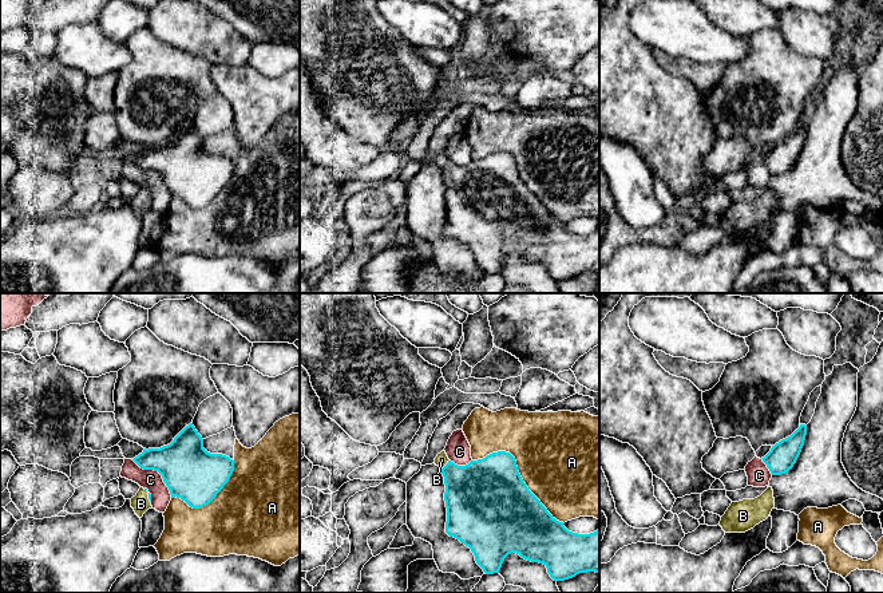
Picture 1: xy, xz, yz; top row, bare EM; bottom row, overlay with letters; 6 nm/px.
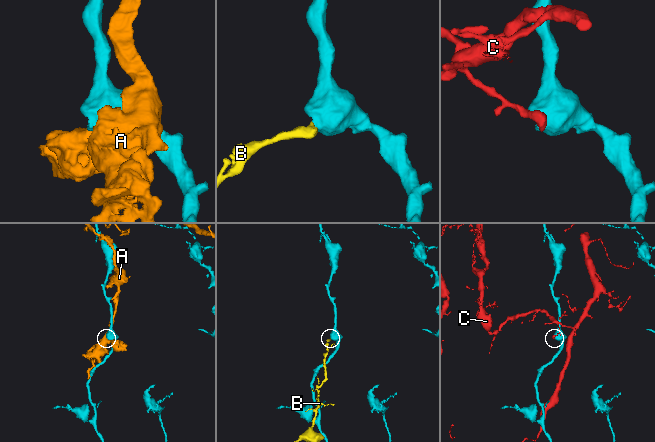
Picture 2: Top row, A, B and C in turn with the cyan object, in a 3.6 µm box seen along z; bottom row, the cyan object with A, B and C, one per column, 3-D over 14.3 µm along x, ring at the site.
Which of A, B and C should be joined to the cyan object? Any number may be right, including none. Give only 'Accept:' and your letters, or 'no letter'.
Accept: B

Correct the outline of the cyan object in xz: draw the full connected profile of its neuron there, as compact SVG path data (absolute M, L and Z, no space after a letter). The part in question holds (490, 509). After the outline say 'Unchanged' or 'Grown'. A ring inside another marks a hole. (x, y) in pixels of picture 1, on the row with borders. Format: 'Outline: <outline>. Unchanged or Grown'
Outline: M443 450L433 463L444 477L446 533L471 549L486 574L499 573L504 558L511 553L543 564L554 581L565 581L579 573L599 573L599 529L590 534L569 531L528 490L510 452L492 452L458 466Z. Grown

